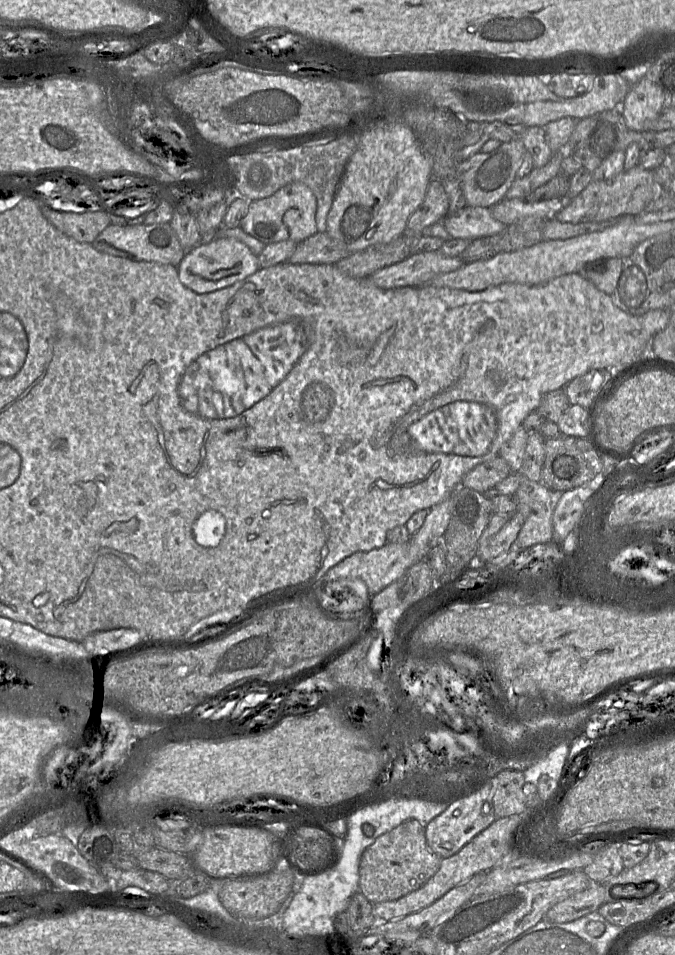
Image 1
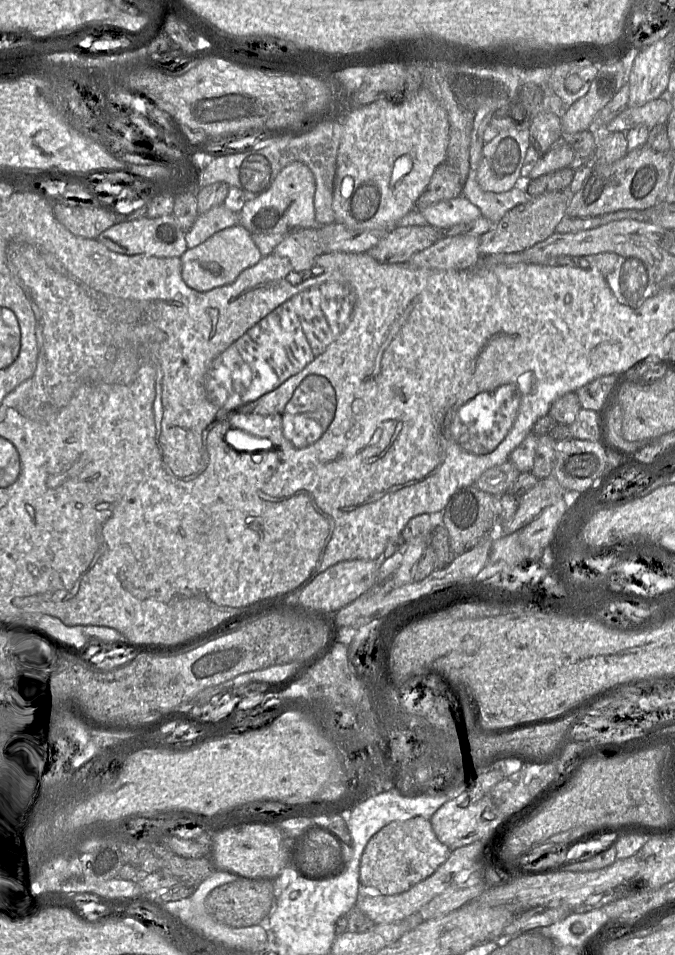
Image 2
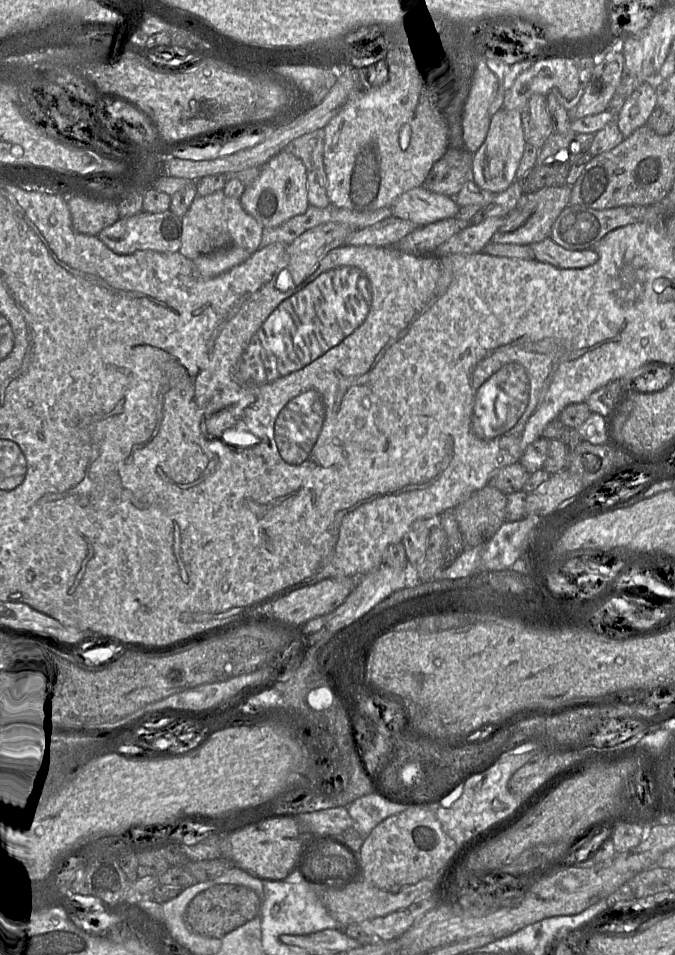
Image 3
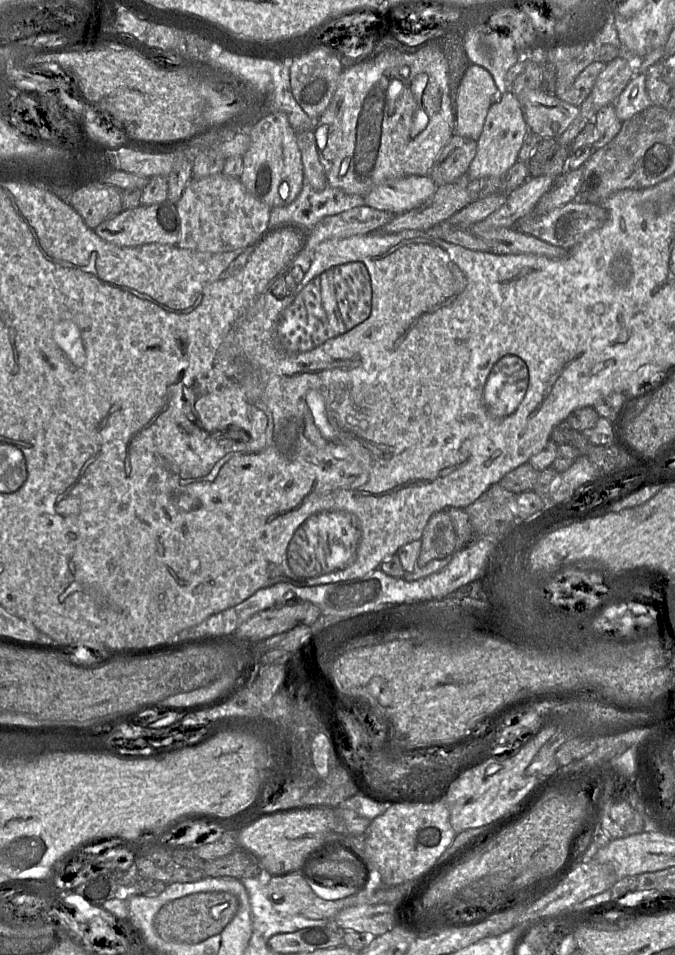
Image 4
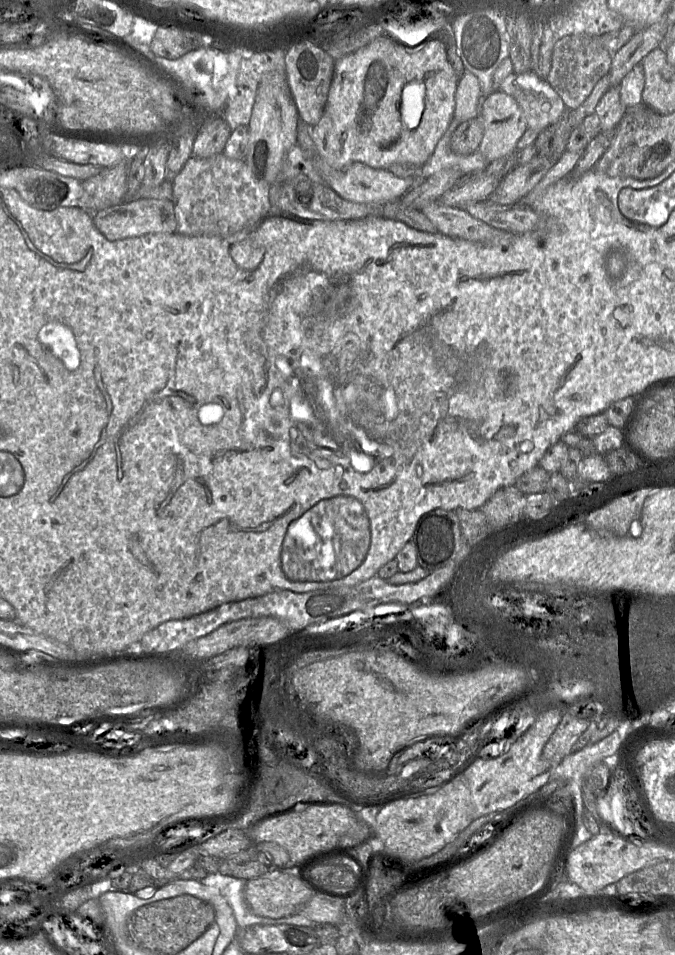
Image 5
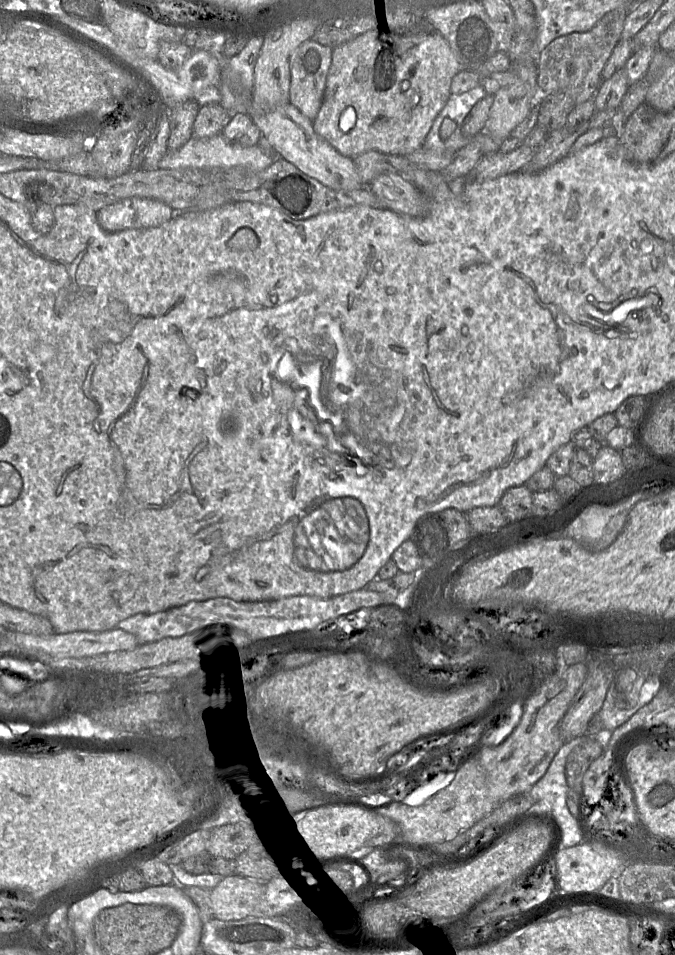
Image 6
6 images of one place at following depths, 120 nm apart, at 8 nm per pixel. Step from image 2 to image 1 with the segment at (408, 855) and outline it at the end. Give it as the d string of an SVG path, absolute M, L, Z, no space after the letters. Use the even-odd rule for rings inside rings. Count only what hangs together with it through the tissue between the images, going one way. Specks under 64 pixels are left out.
M415 819L405 821L379 836L362 853L359 891L373 904L398 899L426 883L439 869L441 861L427 845L425 827Z

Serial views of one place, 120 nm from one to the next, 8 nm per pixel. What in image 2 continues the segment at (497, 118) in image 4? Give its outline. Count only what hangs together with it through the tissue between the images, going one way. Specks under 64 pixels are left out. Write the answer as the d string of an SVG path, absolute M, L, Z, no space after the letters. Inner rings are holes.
M528 129L501 130L483 146L477 168L482 190L501 193L521 184L521 168L530 145Z

